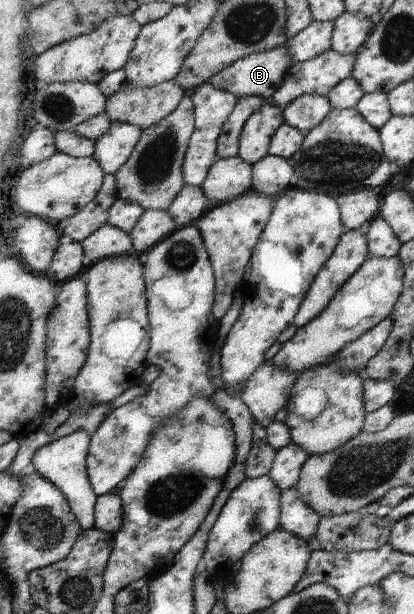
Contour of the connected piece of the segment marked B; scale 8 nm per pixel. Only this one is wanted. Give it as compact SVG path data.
M282 45L282 47L270 49L270 51L256 52L235 61L226 69L212 75L207 83L210 83L216 89L229 91L237 98L256 96L262 97L262 99L271 99L282 85L288 67L292 67L292 59L290 59L290 53L287 53L287 45Z

